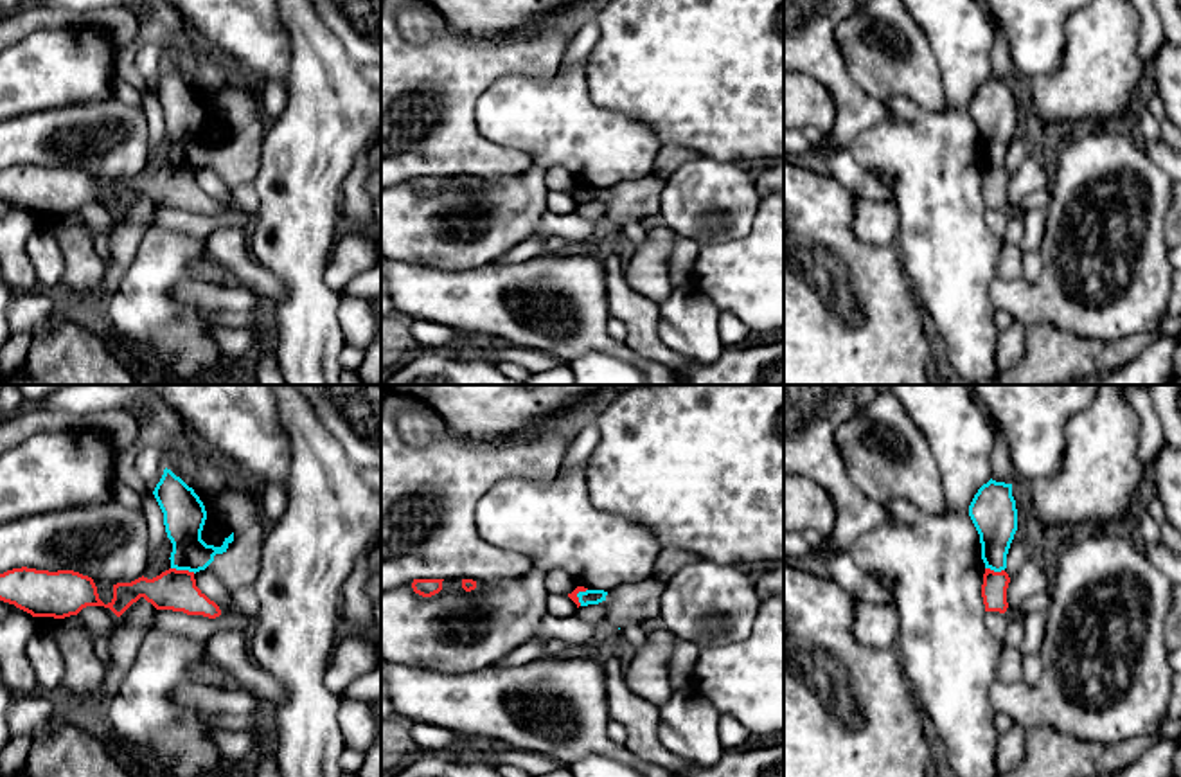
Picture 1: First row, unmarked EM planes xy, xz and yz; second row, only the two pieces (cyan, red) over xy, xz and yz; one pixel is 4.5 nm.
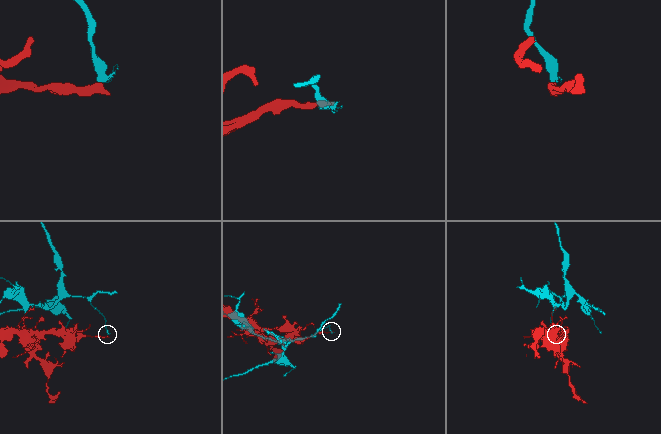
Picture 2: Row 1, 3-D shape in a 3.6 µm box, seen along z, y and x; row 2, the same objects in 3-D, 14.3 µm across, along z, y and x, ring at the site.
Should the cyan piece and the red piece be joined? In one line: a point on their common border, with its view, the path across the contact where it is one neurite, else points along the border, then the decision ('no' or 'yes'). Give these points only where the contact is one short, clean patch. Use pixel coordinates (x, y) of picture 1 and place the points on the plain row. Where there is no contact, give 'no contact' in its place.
xy (184, 166) | along xy (171, 164), (195, 169) | no

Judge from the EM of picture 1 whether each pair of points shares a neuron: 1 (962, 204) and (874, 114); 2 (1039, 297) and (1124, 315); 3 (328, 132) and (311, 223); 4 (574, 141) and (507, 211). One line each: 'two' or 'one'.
1: two
2: one
3: one
4: two

